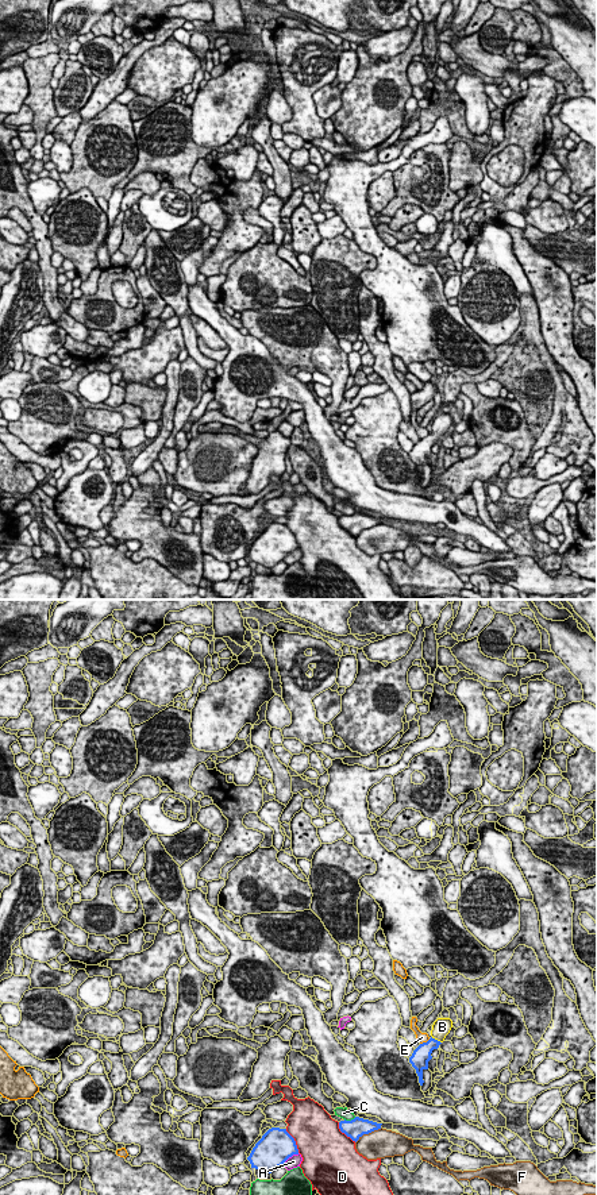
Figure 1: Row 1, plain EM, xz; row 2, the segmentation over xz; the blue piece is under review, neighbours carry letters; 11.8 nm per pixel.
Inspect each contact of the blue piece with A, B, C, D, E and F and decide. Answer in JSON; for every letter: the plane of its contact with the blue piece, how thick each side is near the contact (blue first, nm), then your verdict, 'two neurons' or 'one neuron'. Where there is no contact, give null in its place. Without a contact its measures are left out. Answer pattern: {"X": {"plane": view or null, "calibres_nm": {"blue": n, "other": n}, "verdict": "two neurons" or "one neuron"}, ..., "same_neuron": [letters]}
{"A": {"plane": "xz", "calibres_nm": {"blue": 400, "other": 140}, "verdict": "two neurons"}, "B": {"plane": "xz", "calibres_nm": {"blue": 220, "other": 220}, "verdict": "one neuron"}, "C": {"plane": "xz", "calibres_nm": {"blue": 240, "other": 130}, "verdict": "two neurons"}, "D": {"plane": "xz", "calibres_nm": {"blue": 240, "other": 480}, "verdict": "two neurons"}, "E": {"plane": "xz", "calibres_nm": {"blue": 220, "other": 130}, "verdict": "two neurons"}, "F": {"plane": "xz", "calibres_nm": {"blue": 240, "other": 340}, "verdict": "two neurons"}, "same_neuron": ["B"]}

